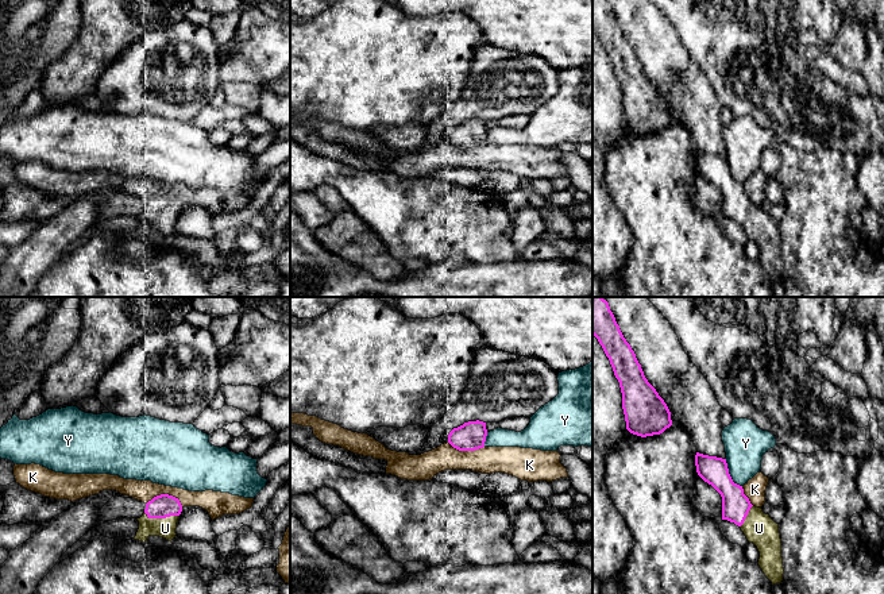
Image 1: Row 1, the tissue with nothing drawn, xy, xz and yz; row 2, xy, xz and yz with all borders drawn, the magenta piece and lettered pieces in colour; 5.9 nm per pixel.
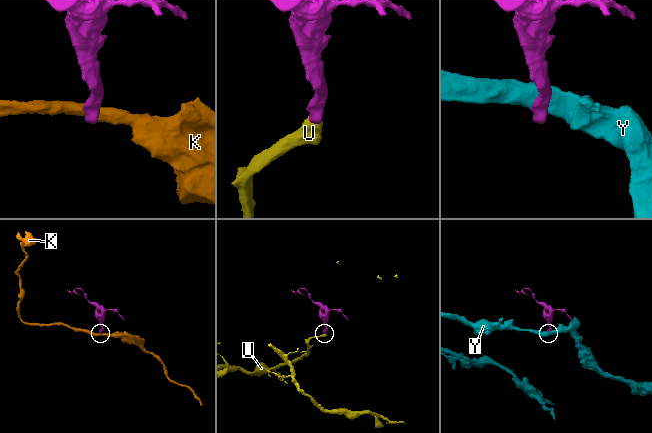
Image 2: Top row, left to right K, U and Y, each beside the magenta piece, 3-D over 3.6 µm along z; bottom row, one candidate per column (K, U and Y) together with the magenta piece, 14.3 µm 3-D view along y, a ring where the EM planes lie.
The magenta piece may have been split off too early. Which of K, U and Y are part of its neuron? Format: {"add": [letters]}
{"add": ["U"]}

